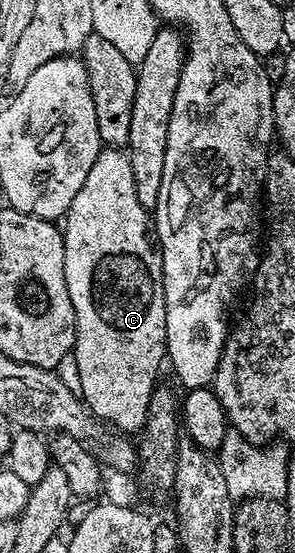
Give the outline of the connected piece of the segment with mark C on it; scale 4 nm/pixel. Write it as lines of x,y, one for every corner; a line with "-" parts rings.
101,149
86,176
86,184
82,184
78,196
74,196
74,204
70,204
62,219
62,233
66,288
76,313
74,353
81,381
79,395
101,423
109,422
112,425
109,427
120,432
139,432
144,429
146,408
158,385
156,373
166,362
166,296
154,222
134,192
134,168
130,168
123,149

